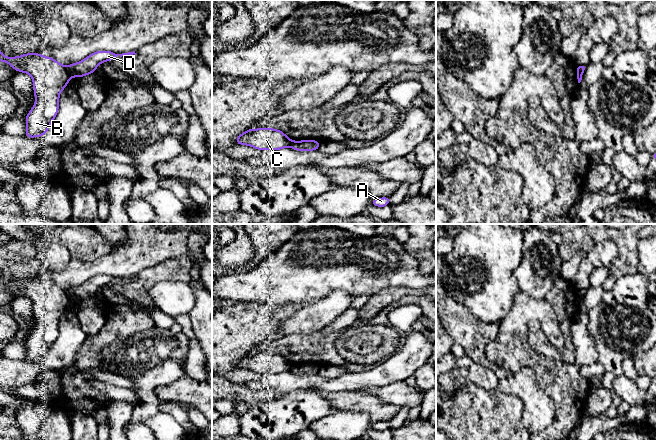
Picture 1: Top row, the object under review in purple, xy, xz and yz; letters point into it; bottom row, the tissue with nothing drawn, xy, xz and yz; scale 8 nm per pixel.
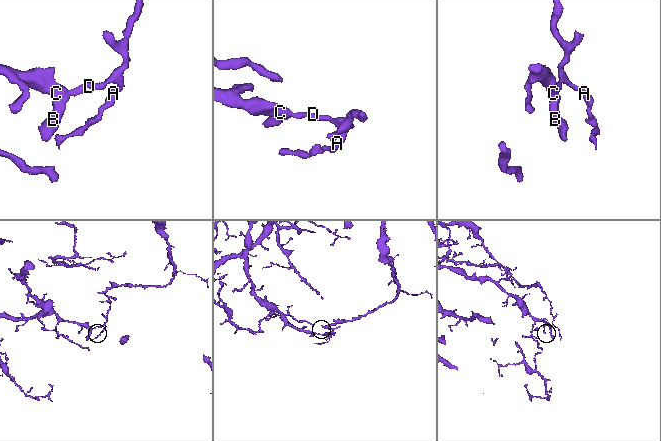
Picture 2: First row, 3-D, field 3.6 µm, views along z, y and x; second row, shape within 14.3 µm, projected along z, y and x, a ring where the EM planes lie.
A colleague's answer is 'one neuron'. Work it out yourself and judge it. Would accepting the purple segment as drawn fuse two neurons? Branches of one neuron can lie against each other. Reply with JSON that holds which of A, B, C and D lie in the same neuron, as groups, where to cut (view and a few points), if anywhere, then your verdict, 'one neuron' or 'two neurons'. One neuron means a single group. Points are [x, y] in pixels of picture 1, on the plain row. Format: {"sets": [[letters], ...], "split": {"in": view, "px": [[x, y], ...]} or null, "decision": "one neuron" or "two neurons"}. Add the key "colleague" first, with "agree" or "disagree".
{"colleague": "disagree", "sets": [["A", "D"], ["B", "C"]], "split": {"in": "xy", "px": [[65, 290], [72, 300]]}, "decision": "two neurons"}

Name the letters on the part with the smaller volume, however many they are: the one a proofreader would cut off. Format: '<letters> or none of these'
A, D

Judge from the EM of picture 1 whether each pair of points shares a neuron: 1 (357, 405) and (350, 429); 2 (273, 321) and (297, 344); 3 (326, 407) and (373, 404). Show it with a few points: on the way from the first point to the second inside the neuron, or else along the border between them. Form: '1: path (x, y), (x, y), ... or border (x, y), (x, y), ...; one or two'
1: border (337, 409), (365, 411), (372, 423); two
2: border (281, 337), (275, 340), (264, 340), (259, 345); two
3: border (317, 390), (336, 410); two

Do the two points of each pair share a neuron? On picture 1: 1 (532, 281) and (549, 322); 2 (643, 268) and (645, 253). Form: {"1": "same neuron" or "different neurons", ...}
{"1": "different neurons", "2": "same neuron"}

